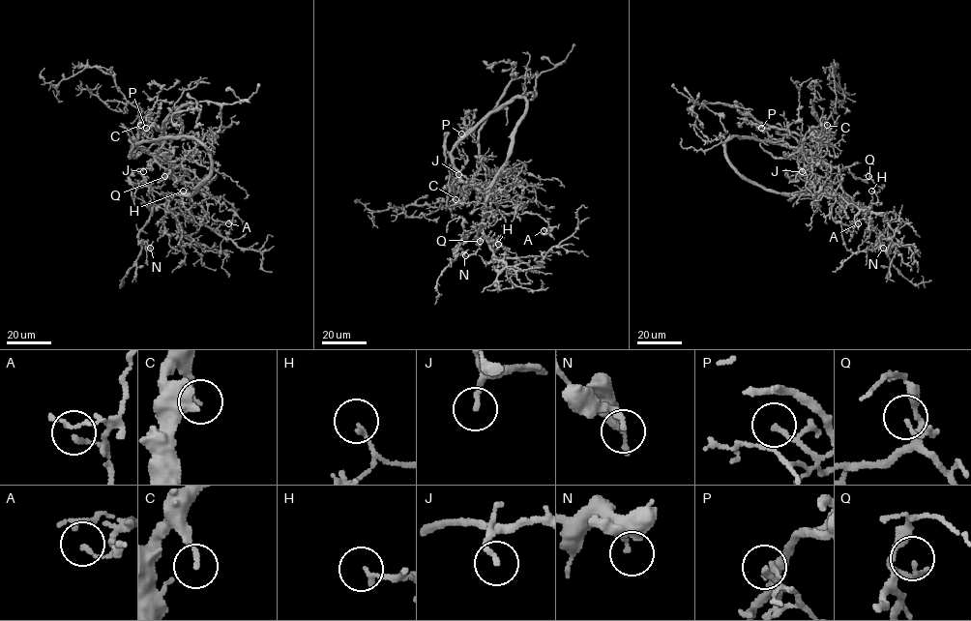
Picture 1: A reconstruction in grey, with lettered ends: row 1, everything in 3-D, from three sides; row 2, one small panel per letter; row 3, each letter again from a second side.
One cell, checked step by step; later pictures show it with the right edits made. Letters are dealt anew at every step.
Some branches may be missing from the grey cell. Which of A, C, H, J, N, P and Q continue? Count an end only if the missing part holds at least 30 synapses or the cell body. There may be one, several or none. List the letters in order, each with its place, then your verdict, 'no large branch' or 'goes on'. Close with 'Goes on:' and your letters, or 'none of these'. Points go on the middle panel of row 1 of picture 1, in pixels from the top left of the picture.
A: at (544, 230); no large branch
C: at (456, 199); no large branch
H: at (498, 244); no large branch
J: at (458, 174); no large branch
N: at (465, 255); no large branch
P: at (461, 133); no large branch
Q: at (480, 241); no large branch
Goes on: none of these

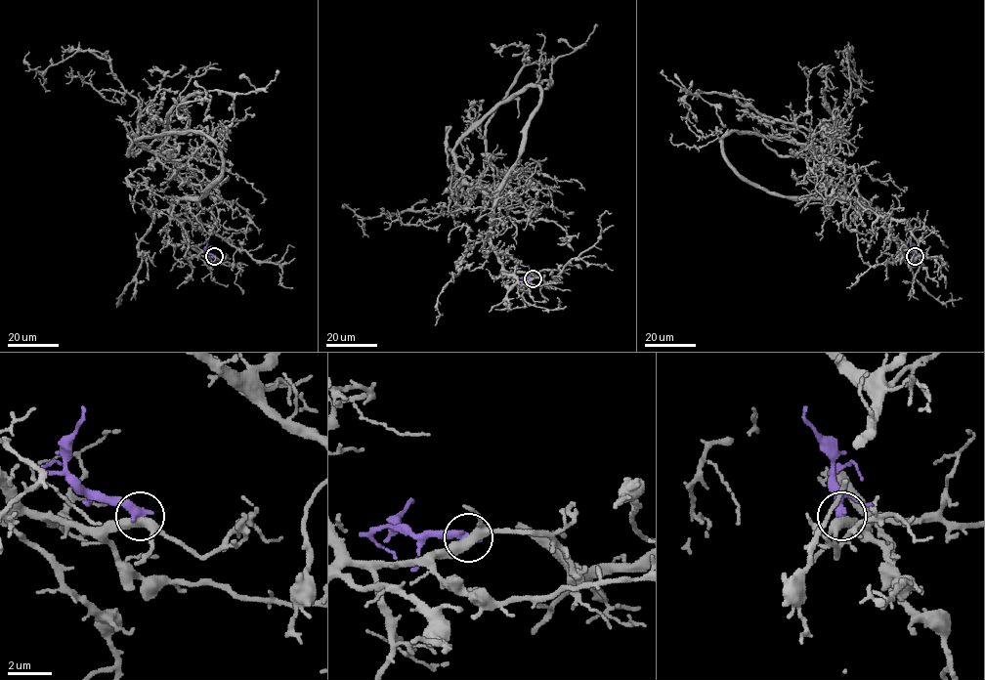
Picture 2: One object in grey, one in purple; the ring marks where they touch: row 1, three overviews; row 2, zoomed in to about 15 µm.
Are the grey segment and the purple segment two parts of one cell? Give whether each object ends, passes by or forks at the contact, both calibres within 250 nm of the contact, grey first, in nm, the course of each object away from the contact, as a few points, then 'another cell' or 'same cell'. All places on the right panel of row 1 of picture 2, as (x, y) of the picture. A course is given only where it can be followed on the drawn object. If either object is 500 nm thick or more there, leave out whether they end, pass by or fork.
grey forks there; purple ends there; 360 nm thick on the grey side, 400 nm on the other; grey runs (915, 256), (904, 220), (765, 191), (724, 152), (736, 131), (820, 148), (850, 96), (841, 52); purple runs (915, 256), (911, 242); another cell

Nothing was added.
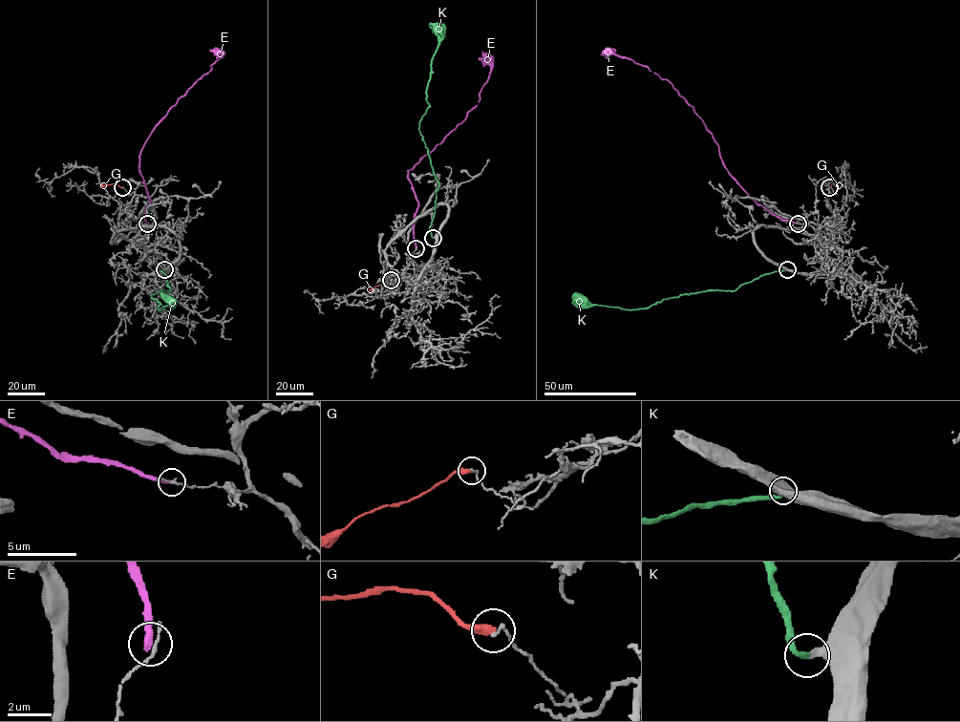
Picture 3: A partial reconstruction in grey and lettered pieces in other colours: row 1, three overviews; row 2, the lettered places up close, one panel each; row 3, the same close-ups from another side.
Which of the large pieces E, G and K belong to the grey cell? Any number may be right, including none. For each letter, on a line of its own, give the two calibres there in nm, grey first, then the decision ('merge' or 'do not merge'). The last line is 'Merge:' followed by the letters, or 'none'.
E: 180 nm thick on the grey side, 300 nm on the other; do not merge
G: 150 nm thick on the grey side, 400 nm on the other; do not merge
K: 320 nm thick on the grey side, 260 nm on the other; merge
Merge: K

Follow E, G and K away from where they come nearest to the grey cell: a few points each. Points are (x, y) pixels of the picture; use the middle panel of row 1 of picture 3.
E: (416, 248), (414, 222), (418, 201), (408, 172), (477, 105), (490, 71), (481, 51)
G: (391, 280), (369, 291)
K: (433, 238), (430, 225), (438, 180), (418, 130), (429, 105), (427, 90), (438, 42), (438, 34), (429, 23)

